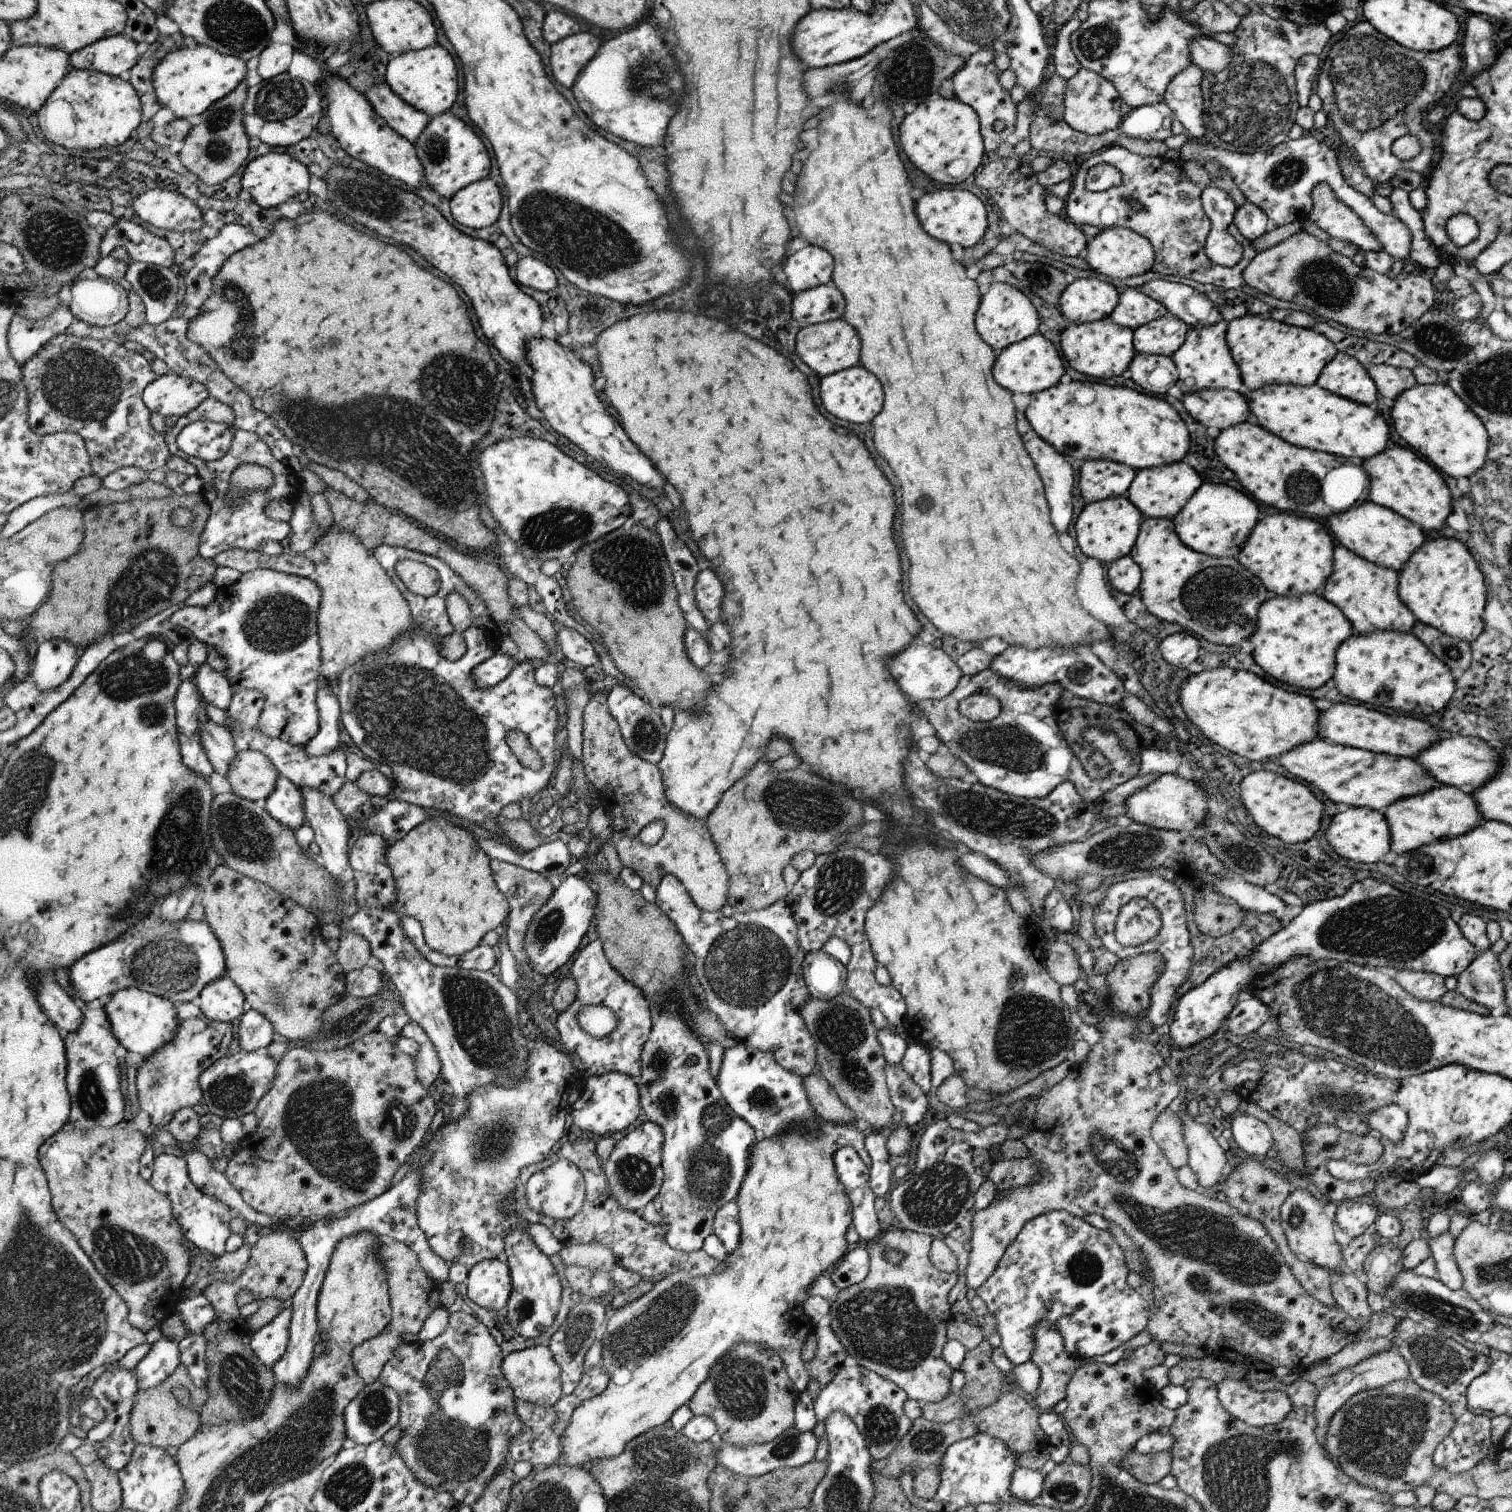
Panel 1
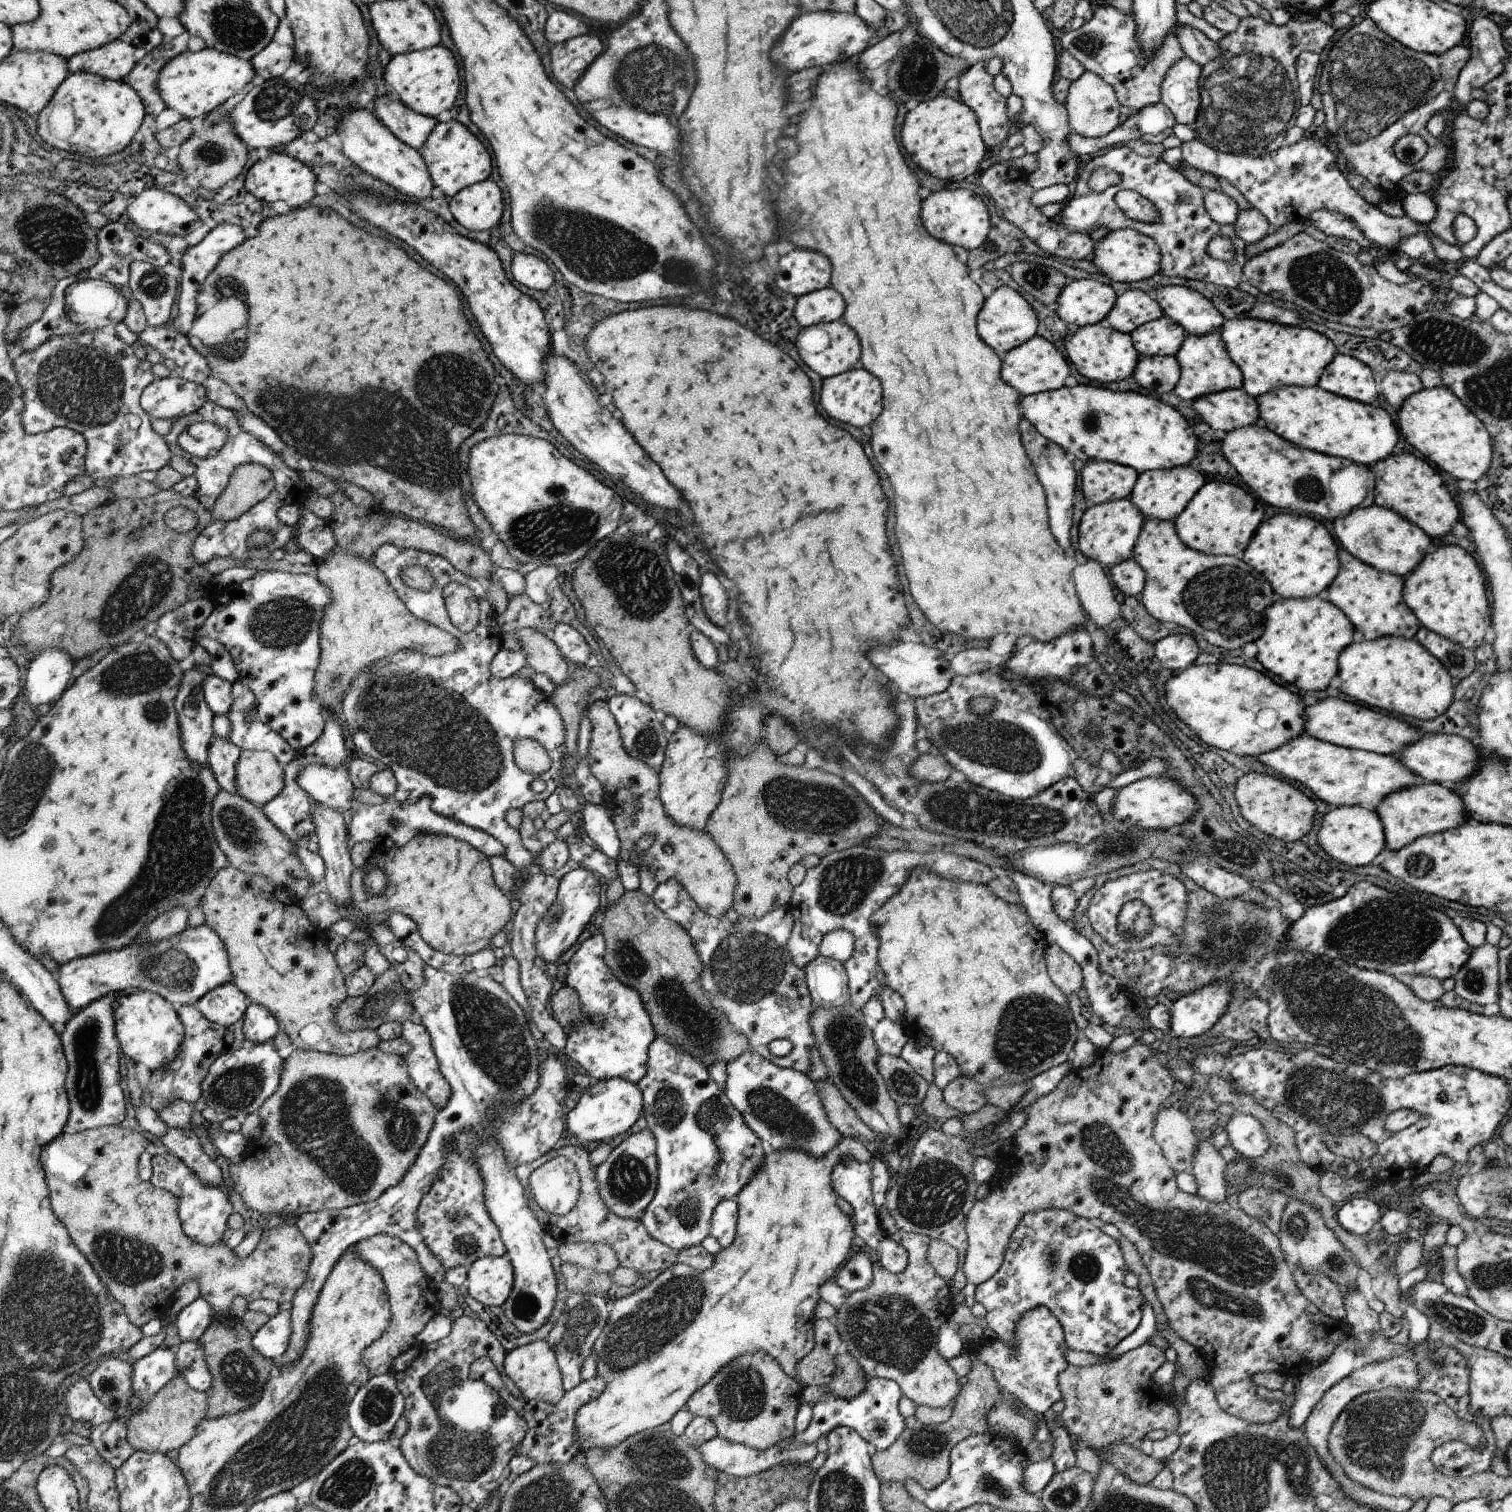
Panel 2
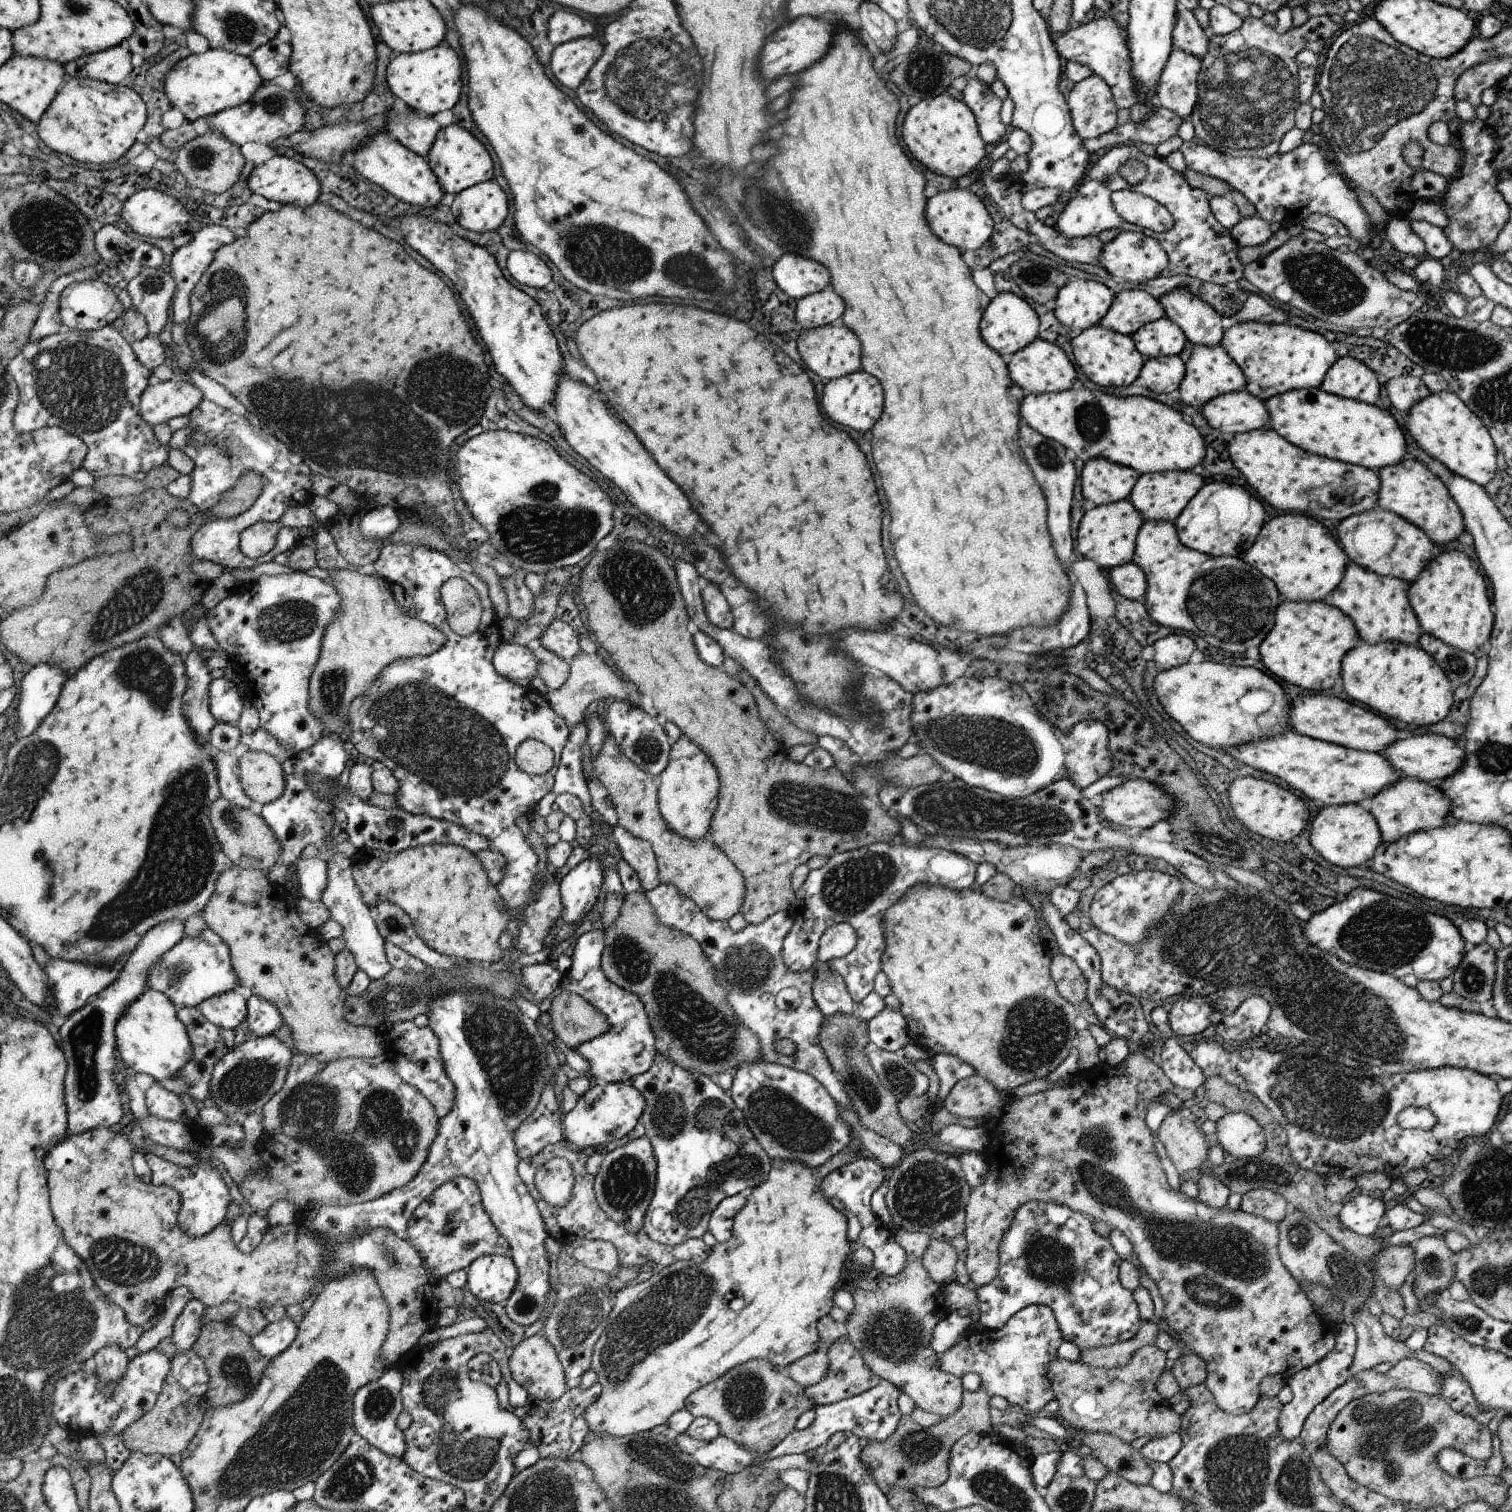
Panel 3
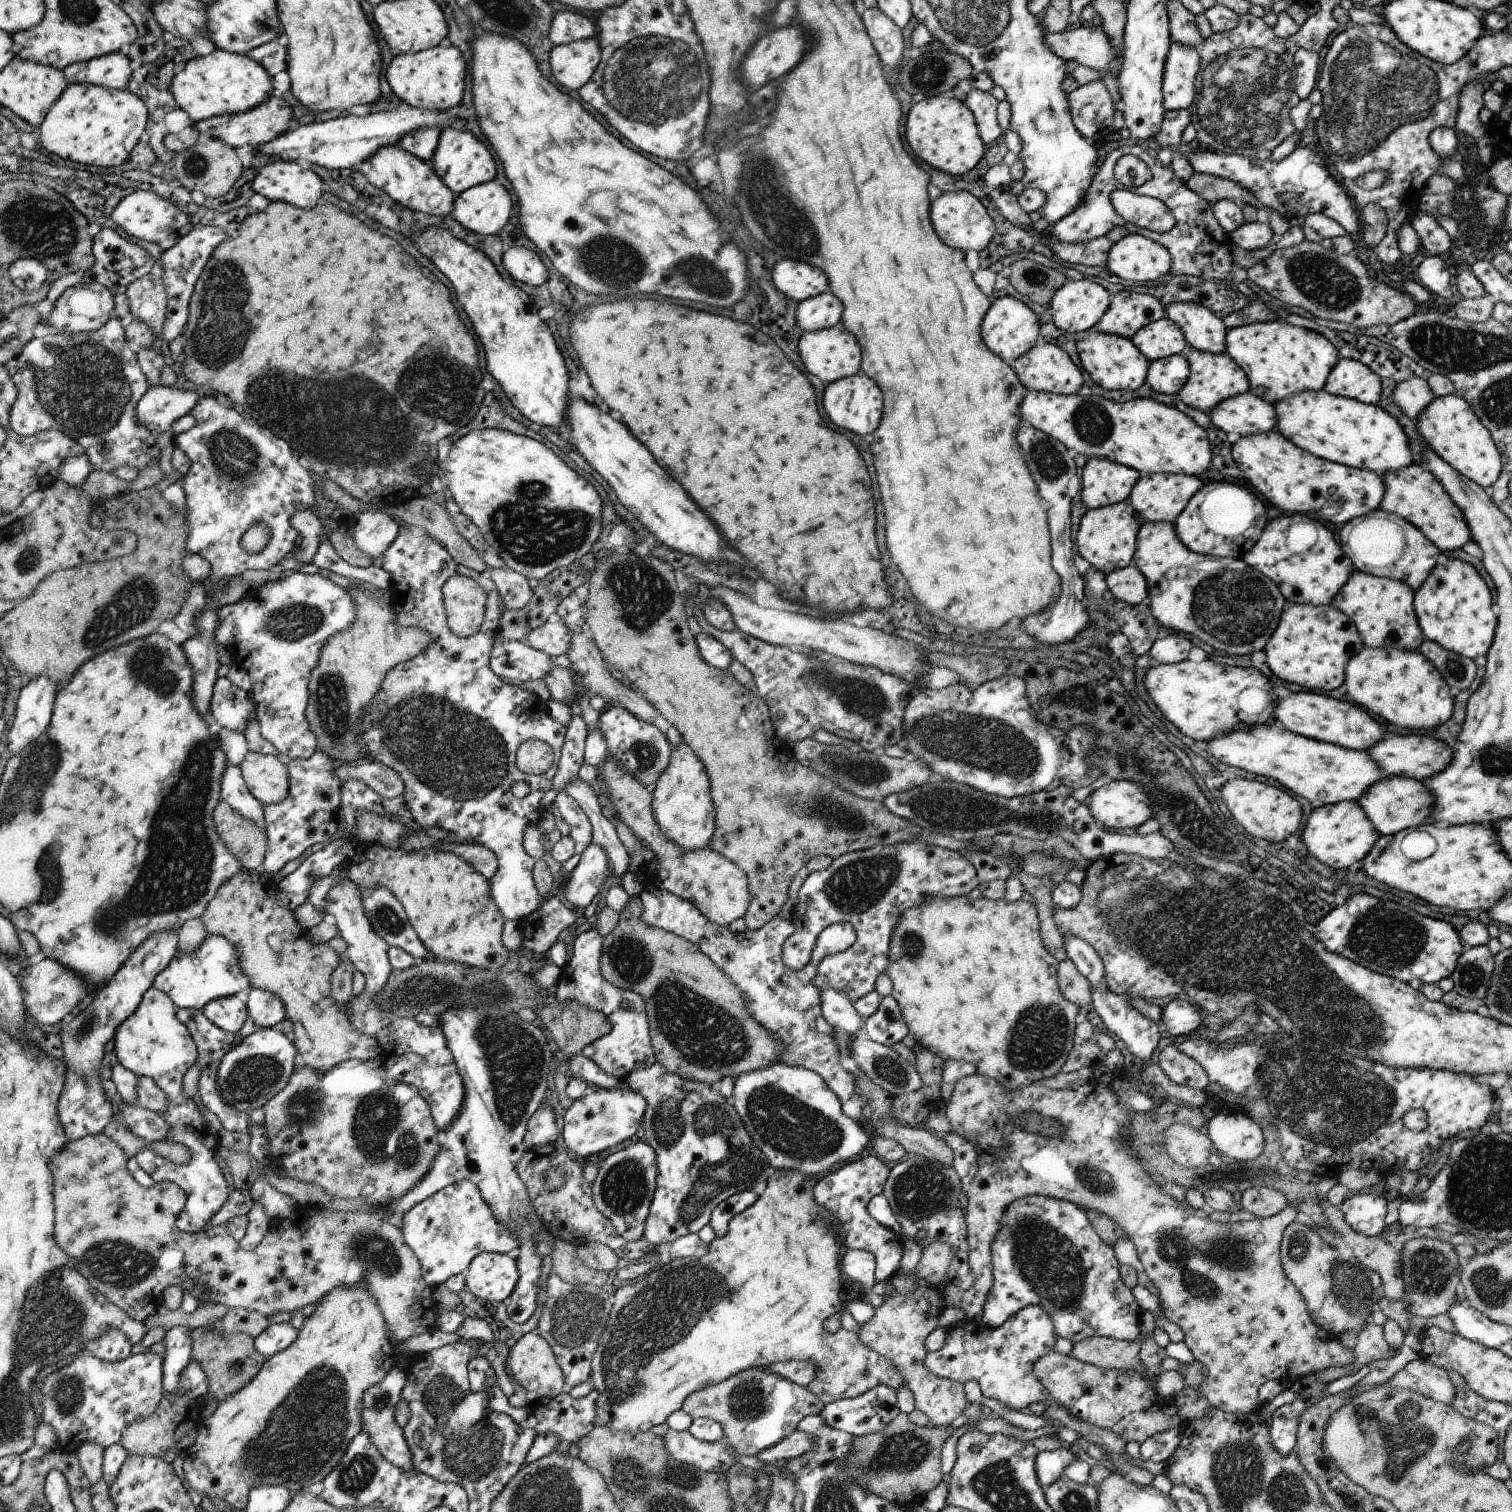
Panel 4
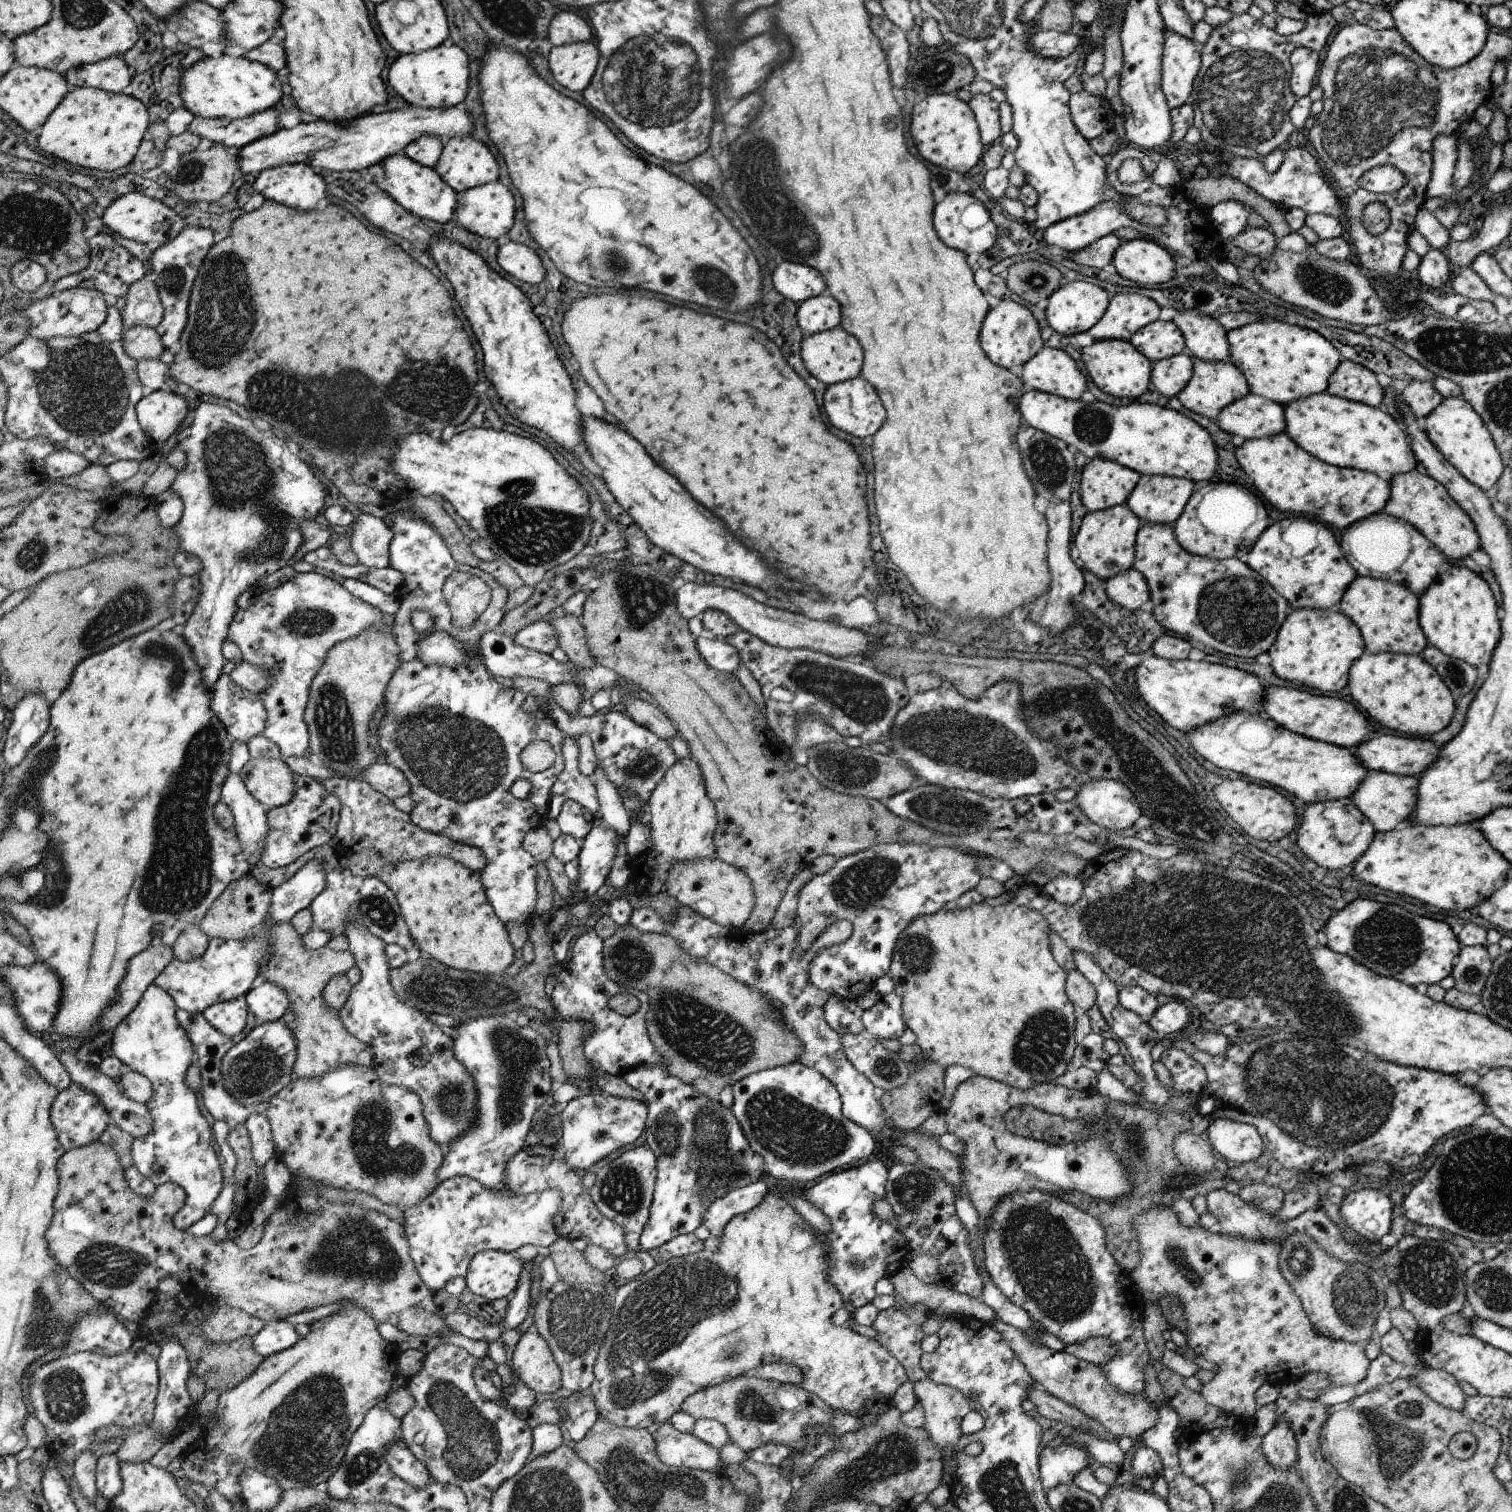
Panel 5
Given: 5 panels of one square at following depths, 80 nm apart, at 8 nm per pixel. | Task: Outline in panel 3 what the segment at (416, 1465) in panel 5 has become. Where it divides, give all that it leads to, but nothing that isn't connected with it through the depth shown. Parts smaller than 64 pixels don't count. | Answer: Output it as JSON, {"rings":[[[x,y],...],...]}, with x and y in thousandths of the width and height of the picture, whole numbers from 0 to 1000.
{"rings":[[[263,904],[257,905],[251,912],[238,917],[234,925],[233,939],[235,947],[245,955],[253,958],[257,963],[267,964],[268,958],[267,948],[263,944],[263,938],[267,934],[265,918],[267,910]]]}

